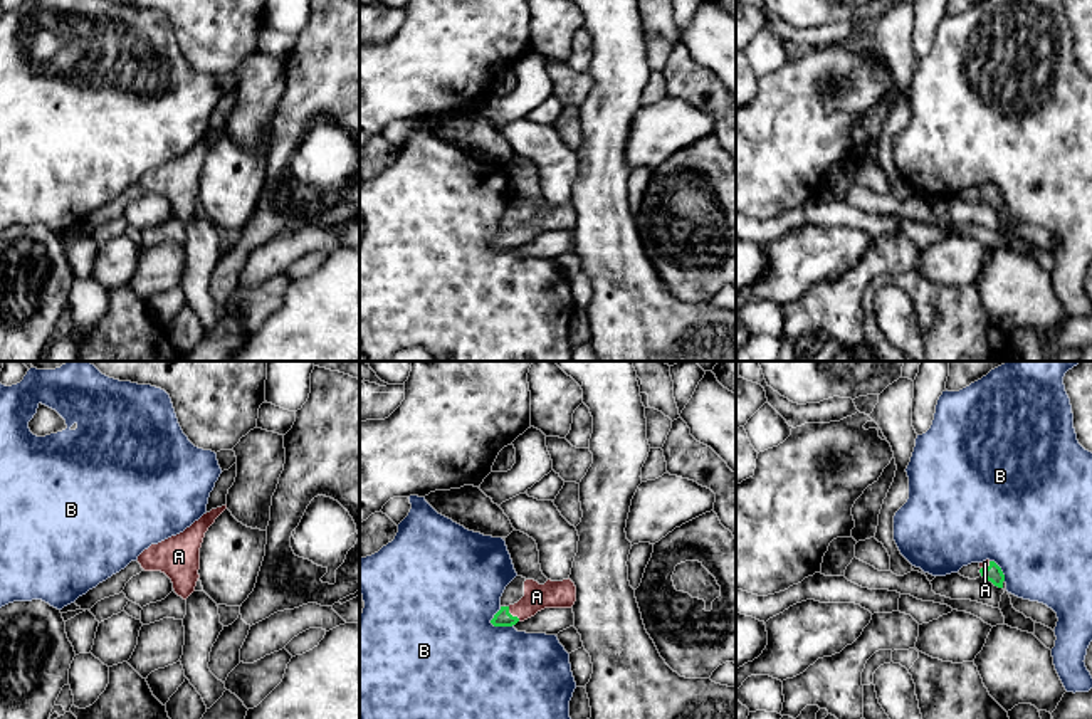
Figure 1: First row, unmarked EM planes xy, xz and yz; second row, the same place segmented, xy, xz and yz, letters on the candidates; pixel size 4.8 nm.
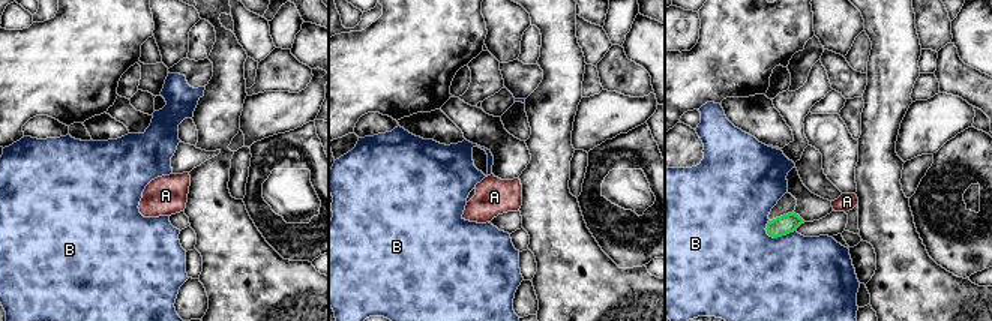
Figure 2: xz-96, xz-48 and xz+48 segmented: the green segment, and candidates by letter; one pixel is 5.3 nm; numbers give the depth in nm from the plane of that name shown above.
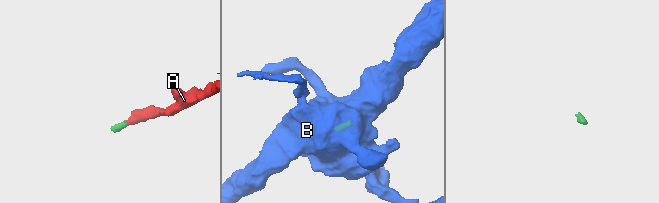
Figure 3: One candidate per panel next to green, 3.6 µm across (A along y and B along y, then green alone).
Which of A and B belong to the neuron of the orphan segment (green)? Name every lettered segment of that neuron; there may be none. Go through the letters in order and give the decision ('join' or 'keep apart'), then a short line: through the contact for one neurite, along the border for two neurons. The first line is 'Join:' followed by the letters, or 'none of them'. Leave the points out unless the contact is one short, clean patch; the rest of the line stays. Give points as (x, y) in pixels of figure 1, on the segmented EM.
Join: A
A: join | xz (503, 617), (511, 615), (523, 610), (536, 597)
B: keep apart | xz (489, 620), (494, 625), (513, 625)

